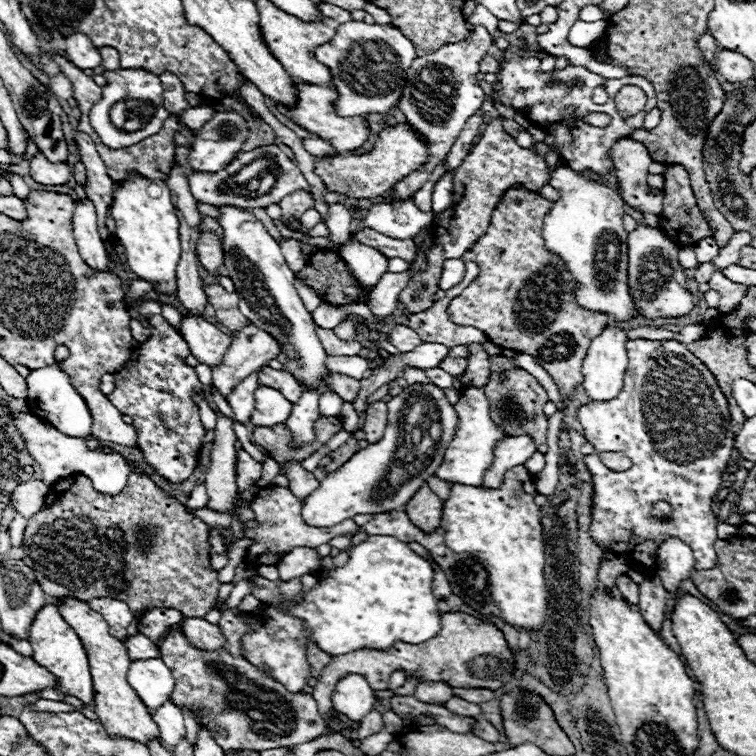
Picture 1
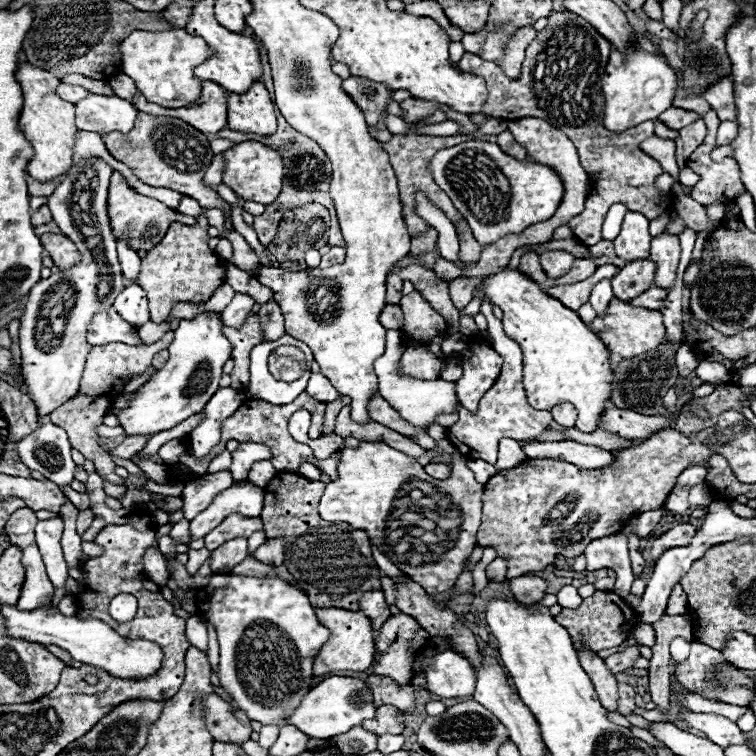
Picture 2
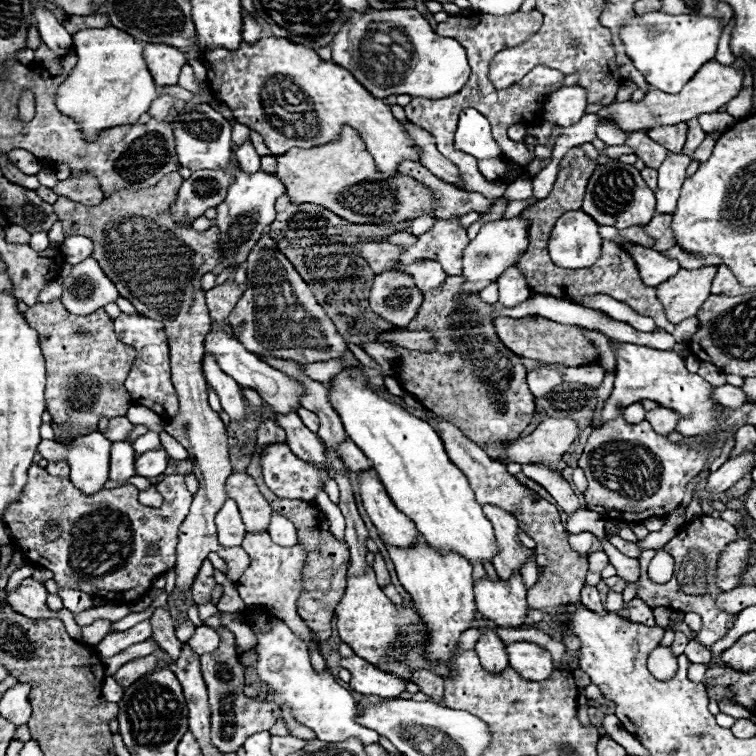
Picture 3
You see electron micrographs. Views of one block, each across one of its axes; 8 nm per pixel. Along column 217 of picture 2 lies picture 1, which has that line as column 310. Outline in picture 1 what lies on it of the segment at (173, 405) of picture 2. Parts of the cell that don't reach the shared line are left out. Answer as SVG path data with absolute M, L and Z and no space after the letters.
M220 206L222 216L218 218L220 226L224 228L224 266L220 274L232 278L236 292L240 294L240 312L254 324L260 326L260 330L268 330L276 342L280 342L282 352L288 356L288 362L284 362L284 370L296 378L296 382L304 390L332 390L322 378L330 374L326 368L328 354L324 352L318 334L316 324L312 320L312 314L304 308L302 298L298 296L298 290L294 286L294 272L288 268L278 242L266 232L266 228L254 218L250 212L242 212L234 206Z

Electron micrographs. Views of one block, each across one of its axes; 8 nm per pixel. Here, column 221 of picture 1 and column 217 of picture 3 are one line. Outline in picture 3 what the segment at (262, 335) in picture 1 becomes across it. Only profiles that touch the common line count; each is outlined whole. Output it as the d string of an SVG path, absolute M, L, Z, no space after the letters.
M212 354L204 356L204 376L208 386L212 386L220 396L222 408L230 416L230 422L244 420L248 414L248 406L246 398L242 396L242 388L234 382L234 378L228 378L228 374L218 368L216 358Z

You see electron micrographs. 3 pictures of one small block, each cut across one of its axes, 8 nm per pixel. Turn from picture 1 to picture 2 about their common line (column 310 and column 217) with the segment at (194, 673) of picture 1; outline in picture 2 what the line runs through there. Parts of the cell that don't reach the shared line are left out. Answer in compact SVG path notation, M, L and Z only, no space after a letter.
M212 694L204 698L206 706L206 726L214 740L218 742L230 742L230 744L242 744L250 738L250 718L222 700L220 696Z

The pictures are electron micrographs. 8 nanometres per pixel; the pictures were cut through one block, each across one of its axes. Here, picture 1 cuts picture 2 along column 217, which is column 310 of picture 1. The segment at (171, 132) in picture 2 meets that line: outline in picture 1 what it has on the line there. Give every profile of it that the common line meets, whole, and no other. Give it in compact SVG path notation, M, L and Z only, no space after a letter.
M296 190L280 200L280 208L286 218L300 218L308 208L314 208L314 198L306 190Z

